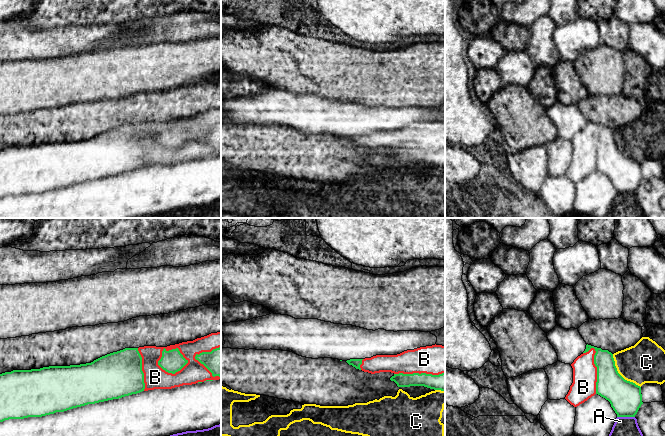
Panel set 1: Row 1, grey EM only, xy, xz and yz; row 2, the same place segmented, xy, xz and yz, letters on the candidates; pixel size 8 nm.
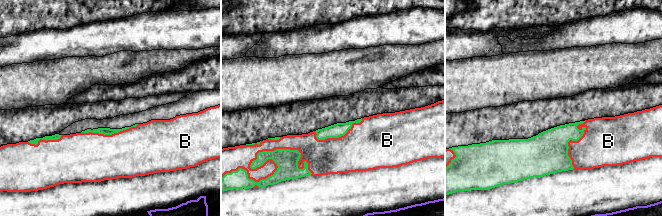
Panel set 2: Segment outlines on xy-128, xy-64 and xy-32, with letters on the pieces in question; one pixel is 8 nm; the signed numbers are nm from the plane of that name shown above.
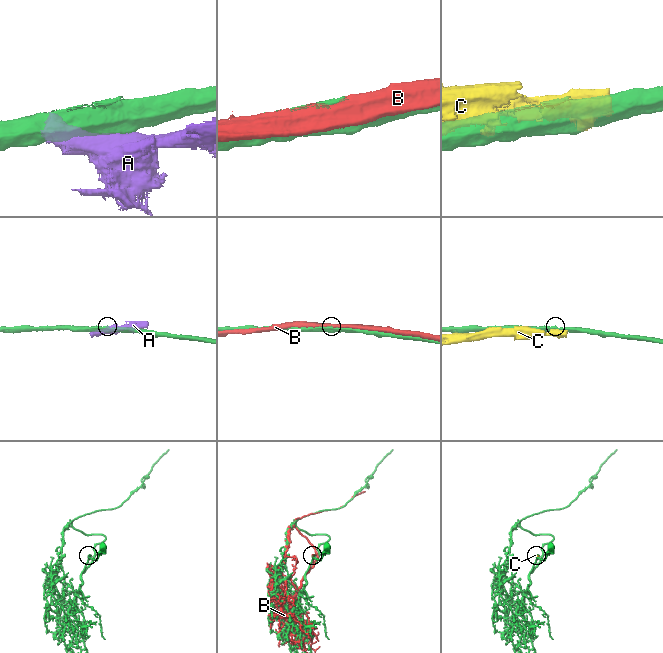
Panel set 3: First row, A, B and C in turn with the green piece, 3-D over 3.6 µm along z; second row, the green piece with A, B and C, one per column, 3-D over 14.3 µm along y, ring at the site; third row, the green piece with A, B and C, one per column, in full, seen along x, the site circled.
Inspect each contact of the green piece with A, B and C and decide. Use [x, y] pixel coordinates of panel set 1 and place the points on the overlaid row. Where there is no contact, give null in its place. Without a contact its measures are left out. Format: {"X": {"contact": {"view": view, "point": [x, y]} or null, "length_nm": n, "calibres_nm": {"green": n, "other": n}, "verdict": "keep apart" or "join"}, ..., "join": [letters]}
{"A": {"contact": {"view": "yz", "point": [626, 416]}, "length_nm": 140, "calibres_nm": {"green": 260, "other": 160}, "verdict": "keep apart"}, "B": {"contact": {"view": "xy", "point": [172, 373]}, "length_nm": 260, "calibres_nm": {"green": 190, "other": 180}, "verdict": "keep apart"}, "C": {"contact": {"view": "yz", "point": [619, 374]}, "length_nm": 360, "calibres_nm": {"green": 260, "other": 320}, "verdict": "keep apart"}, "join": []}

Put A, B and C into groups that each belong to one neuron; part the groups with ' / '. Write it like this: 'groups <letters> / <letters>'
groups A / B / C

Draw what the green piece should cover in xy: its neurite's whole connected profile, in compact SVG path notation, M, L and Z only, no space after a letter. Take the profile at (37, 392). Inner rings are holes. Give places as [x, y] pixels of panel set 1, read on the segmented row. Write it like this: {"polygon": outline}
{"polygon": "M125 348L86 364L13 370L0 374L0 422L64 412L144 389L138 348Z"}

